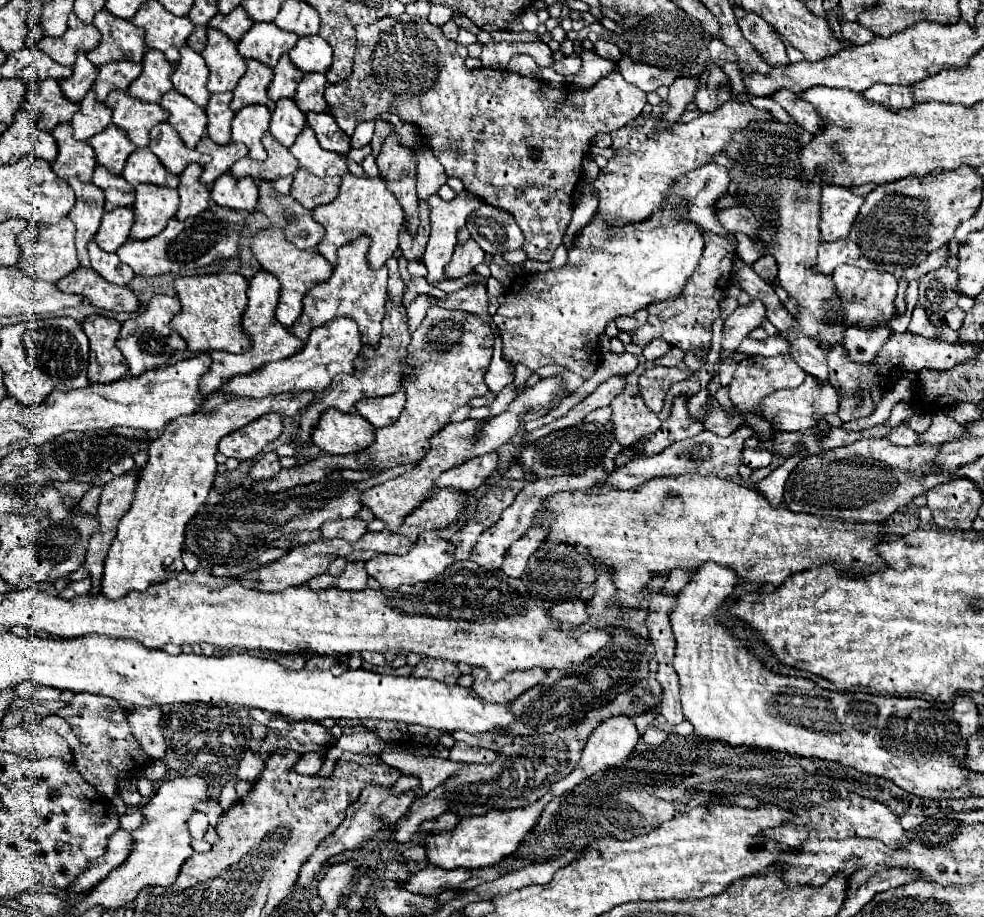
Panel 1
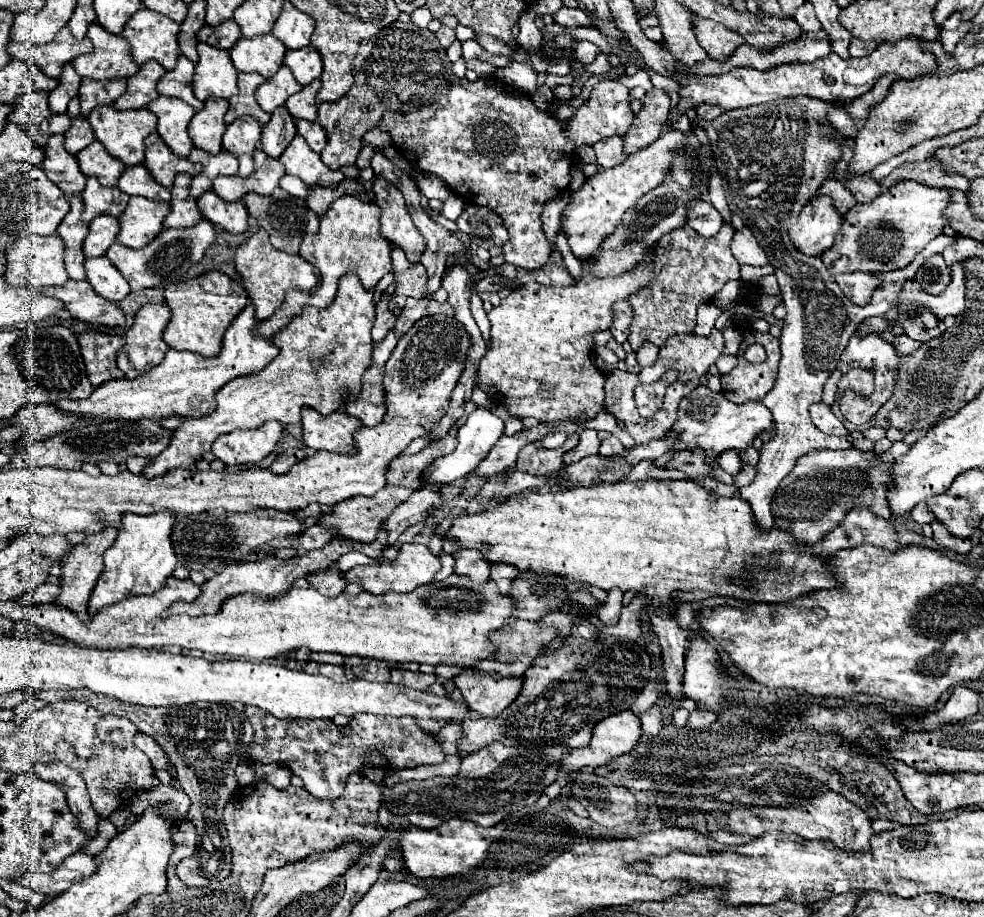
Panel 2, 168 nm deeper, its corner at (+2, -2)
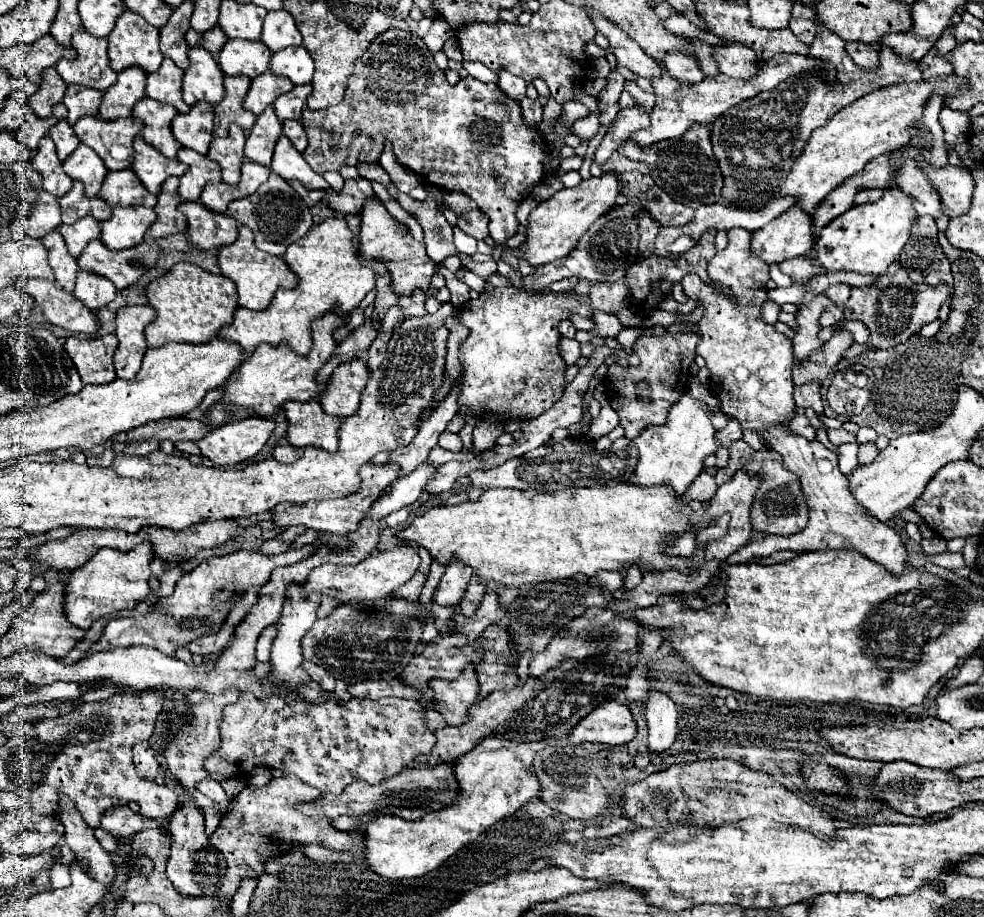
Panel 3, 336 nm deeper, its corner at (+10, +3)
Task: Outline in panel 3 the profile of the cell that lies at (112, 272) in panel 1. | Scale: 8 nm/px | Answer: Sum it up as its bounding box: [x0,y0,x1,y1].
[74,271,116,311]

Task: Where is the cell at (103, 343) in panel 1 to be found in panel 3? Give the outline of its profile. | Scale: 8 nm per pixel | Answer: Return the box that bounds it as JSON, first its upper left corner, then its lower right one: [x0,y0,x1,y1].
[64,335,118,385]

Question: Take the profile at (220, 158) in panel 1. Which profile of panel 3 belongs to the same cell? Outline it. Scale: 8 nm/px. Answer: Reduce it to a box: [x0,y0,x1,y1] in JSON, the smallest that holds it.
[178,147,222,201]

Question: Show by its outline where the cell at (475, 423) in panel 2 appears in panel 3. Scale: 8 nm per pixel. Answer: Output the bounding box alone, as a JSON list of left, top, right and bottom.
[366,461,436,519]

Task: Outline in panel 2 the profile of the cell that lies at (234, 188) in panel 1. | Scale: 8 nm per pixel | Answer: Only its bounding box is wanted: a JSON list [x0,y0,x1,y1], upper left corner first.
[198,190,248,234]

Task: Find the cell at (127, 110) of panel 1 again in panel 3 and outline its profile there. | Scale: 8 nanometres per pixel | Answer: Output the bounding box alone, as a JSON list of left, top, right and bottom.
[74,115,142,171]

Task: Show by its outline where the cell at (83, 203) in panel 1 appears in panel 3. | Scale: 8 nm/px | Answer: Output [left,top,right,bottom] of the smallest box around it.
[42,229,78,291]

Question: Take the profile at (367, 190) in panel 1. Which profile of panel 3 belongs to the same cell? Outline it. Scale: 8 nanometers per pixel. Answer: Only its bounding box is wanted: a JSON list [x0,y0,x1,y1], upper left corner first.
[218,217,376,355]

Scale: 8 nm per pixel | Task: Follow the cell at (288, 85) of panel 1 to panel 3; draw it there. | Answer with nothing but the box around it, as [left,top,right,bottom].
[244,71,294,115]

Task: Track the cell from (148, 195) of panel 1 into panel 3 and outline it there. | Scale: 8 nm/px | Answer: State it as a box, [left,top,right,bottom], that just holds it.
[100,207,156,249]

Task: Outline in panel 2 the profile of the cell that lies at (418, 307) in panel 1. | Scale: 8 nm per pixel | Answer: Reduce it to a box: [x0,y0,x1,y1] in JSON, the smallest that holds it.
[344,330,398,426]

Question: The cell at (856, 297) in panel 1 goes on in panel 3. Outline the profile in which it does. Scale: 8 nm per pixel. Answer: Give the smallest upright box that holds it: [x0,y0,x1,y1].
[826,283,852,305]

